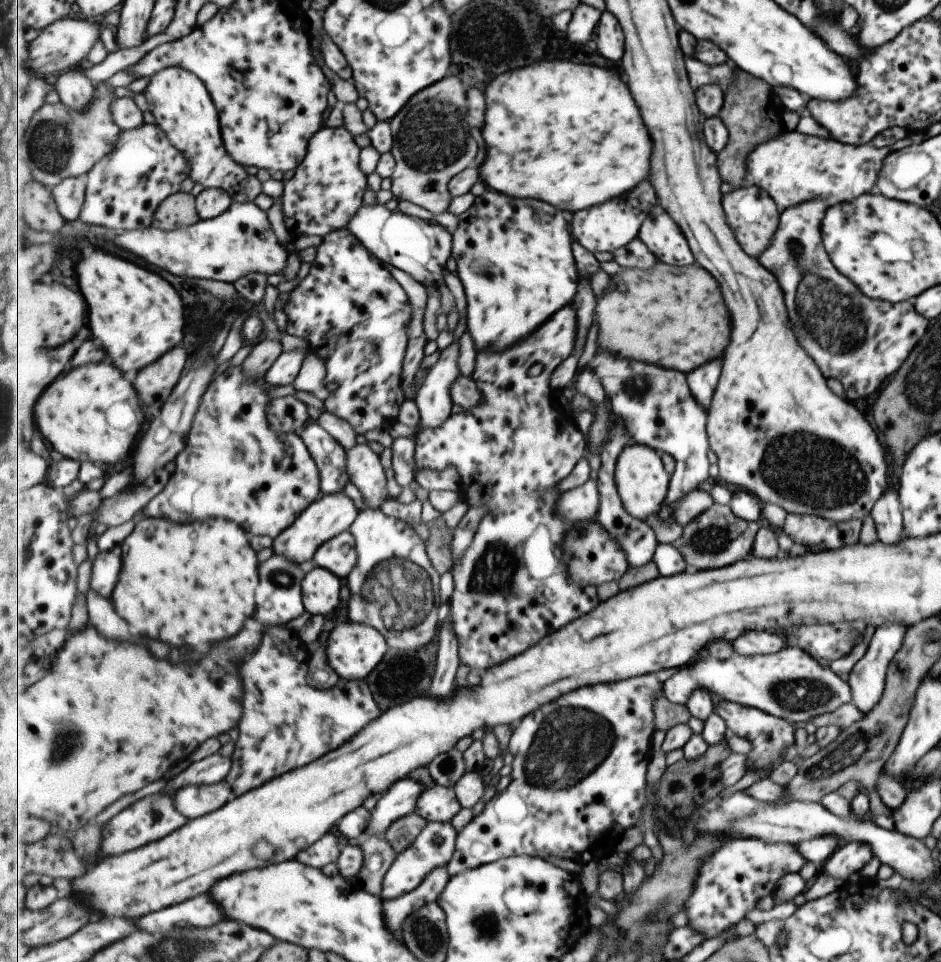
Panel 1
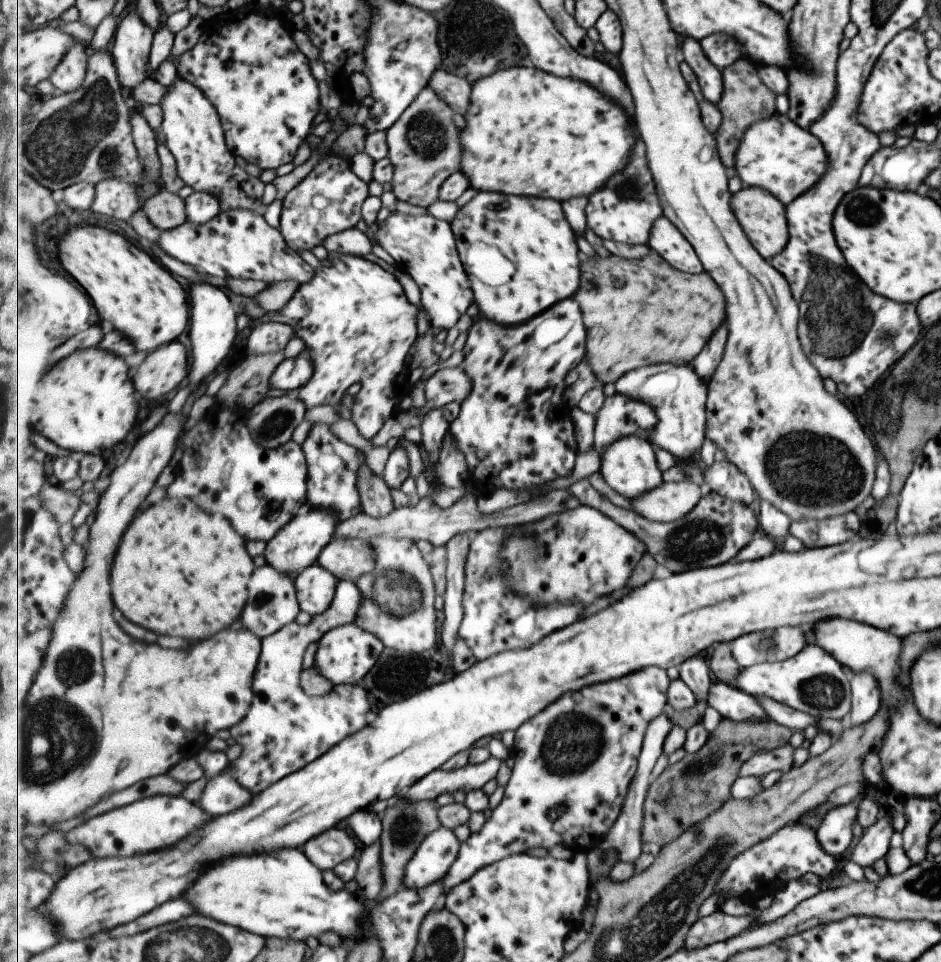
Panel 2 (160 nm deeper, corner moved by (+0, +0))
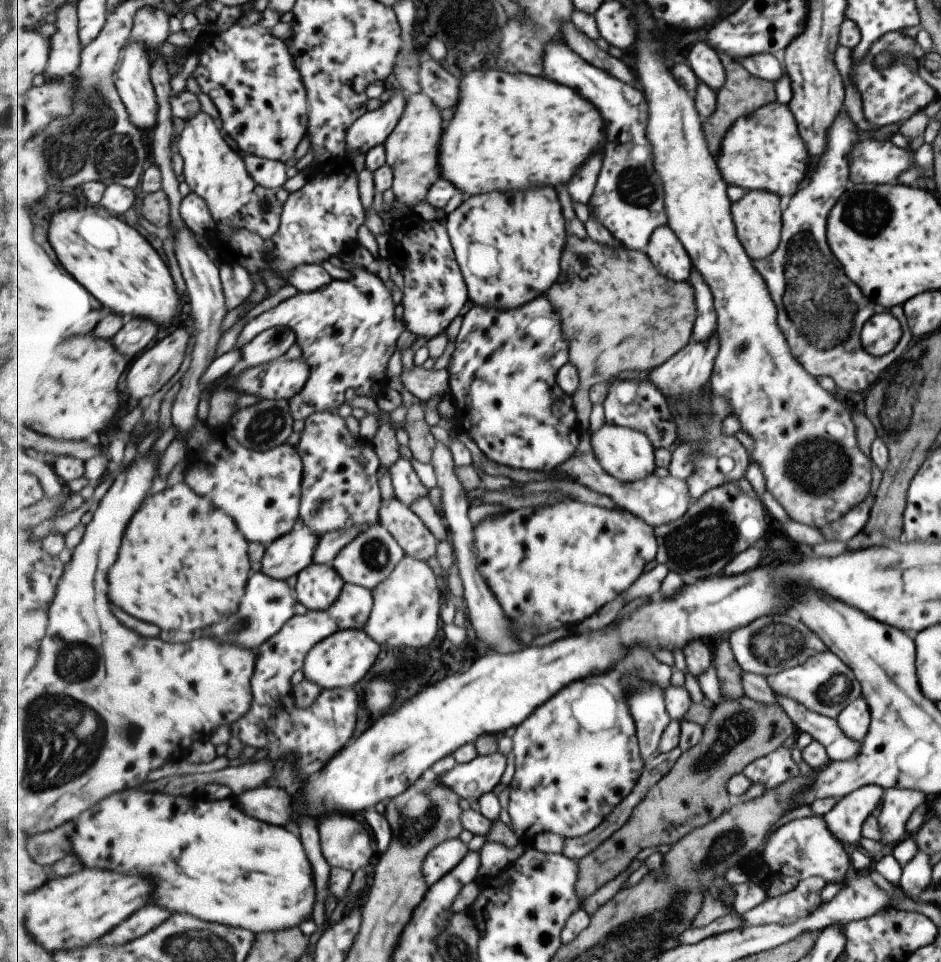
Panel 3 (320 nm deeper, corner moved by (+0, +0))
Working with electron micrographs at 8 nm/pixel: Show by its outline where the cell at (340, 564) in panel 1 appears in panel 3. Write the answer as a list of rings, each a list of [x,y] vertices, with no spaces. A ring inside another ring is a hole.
[[[382,524],[365,528],[354,541],[351,541],[340,552],[333,566],[340,572],[347,583],[355,583],[373,590],[379,586],[407,556],[397,539]]]

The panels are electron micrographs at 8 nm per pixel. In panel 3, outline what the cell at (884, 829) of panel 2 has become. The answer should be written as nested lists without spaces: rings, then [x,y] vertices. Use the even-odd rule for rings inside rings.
[[[889,787],[884,789],[879,804],[878,825],[882,838],[877,841],[878,848],[903,839],[904,826],[911,812],[923,809],[925,796],[915,789]]]

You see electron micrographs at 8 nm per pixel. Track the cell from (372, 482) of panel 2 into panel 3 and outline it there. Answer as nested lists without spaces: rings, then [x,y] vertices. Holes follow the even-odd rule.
[[[399,499],[383,501],[380,522],[397,539],[407,555],[420,561],[431,560],[438,553],[440,540],[425,521]]]

